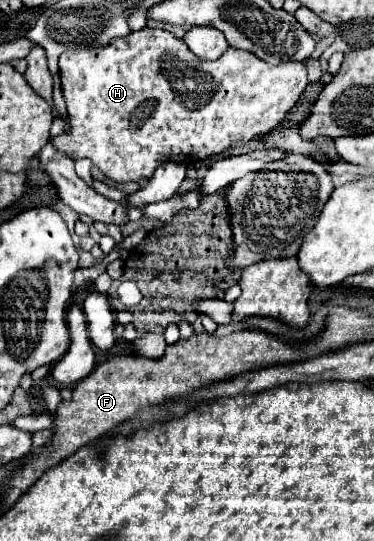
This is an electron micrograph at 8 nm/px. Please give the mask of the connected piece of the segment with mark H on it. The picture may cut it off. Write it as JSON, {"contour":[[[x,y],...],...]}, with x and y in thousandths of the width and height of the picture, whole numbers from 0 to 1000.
{"contour":[[[377,52],[334,74],[302,74],[259,96],[168,96],[158,107],[163,163],[184,207],[184,240],[136,255],[136,270],[190,296],[238,292],[307,336],[377,336],[436,299],[521,303],[602,281],[618,266],[666,262],[746,233],[821,159],[821,122],[799,111],[719,118],[676,96],[612,89],[575,115],[527,107],[468,63]]]}

